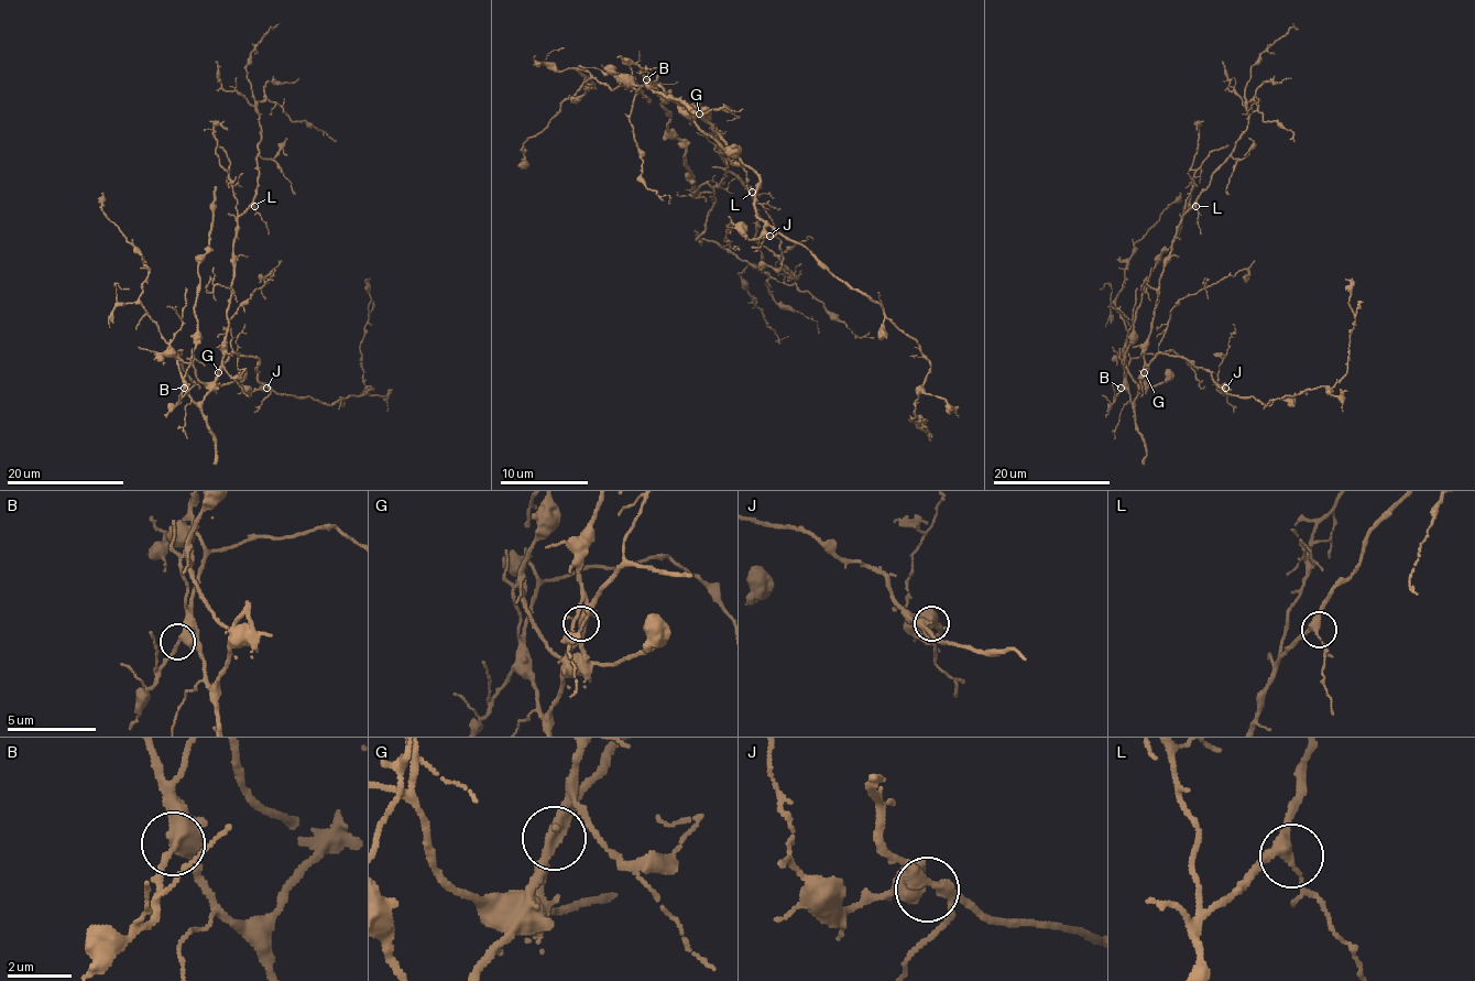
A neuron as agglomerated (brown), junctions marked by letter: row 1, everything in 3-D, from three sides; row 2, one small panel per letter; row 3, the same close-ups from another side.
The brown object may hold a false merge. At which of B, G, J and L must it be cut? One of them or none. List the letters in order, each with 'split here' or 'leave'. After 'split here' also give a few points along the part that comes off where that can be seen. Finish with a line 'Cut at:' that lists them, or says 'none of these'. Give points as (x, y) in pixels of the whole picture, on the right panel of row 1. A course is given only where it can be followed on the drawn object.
B: leave
G: split here; course (1145, 372), (1145, 341), (1176, 228), (1247, 127), (1245, 89), (1250, 67), (1295, 28), (1293, 23)
J: leave
L: leave
Cut at: G

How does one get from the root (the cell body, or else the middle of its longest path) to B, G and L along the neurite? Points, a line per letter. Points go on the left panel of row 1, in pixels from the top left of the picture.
B: (224, 359), (216, 385), (201, 401), (195, 403), (184, 388)
G: (224, 359), (219, 372)
L: (224, 359), (237, 220), (254, 206)

